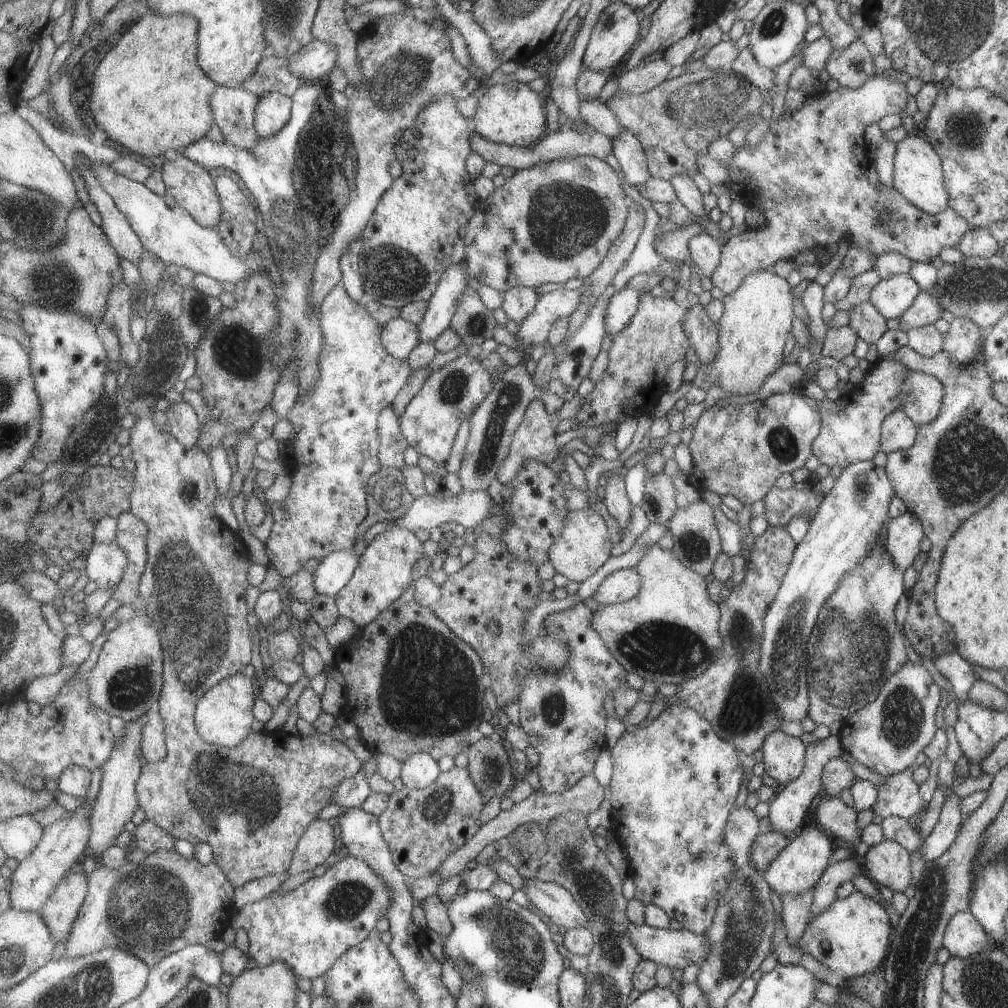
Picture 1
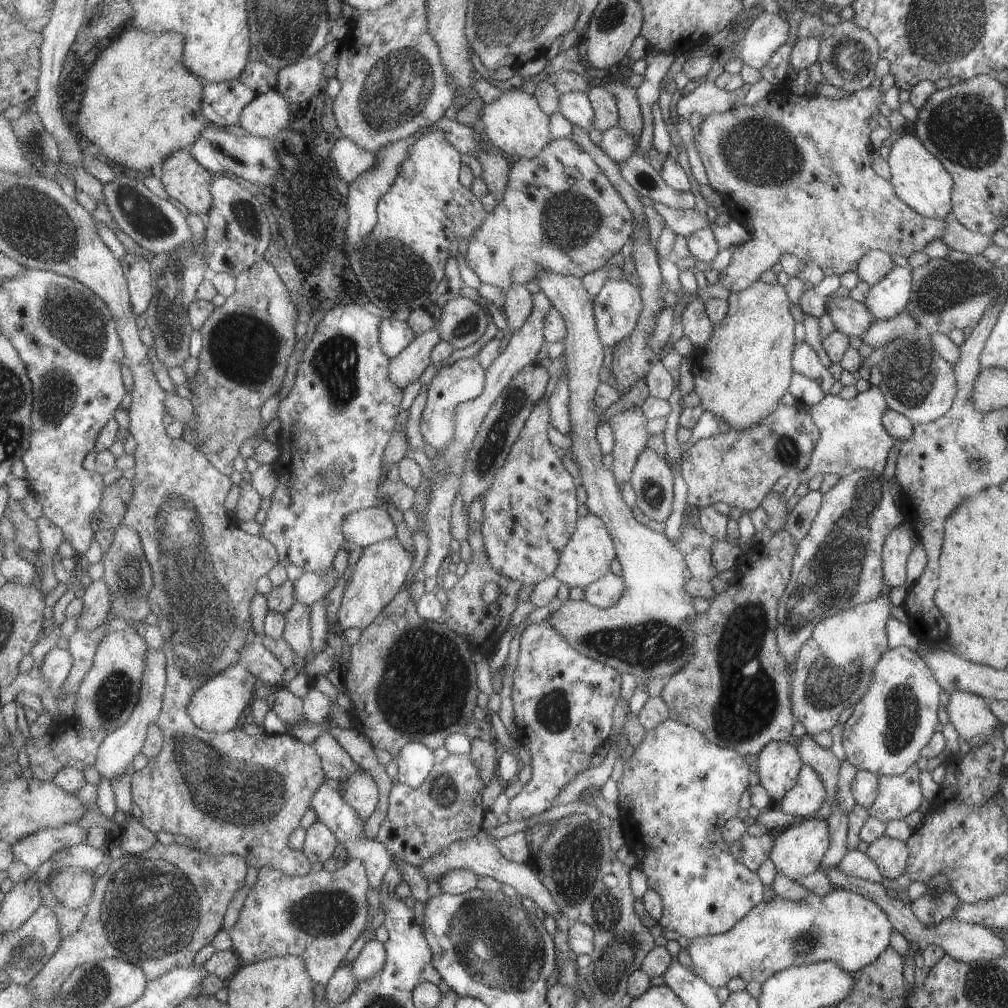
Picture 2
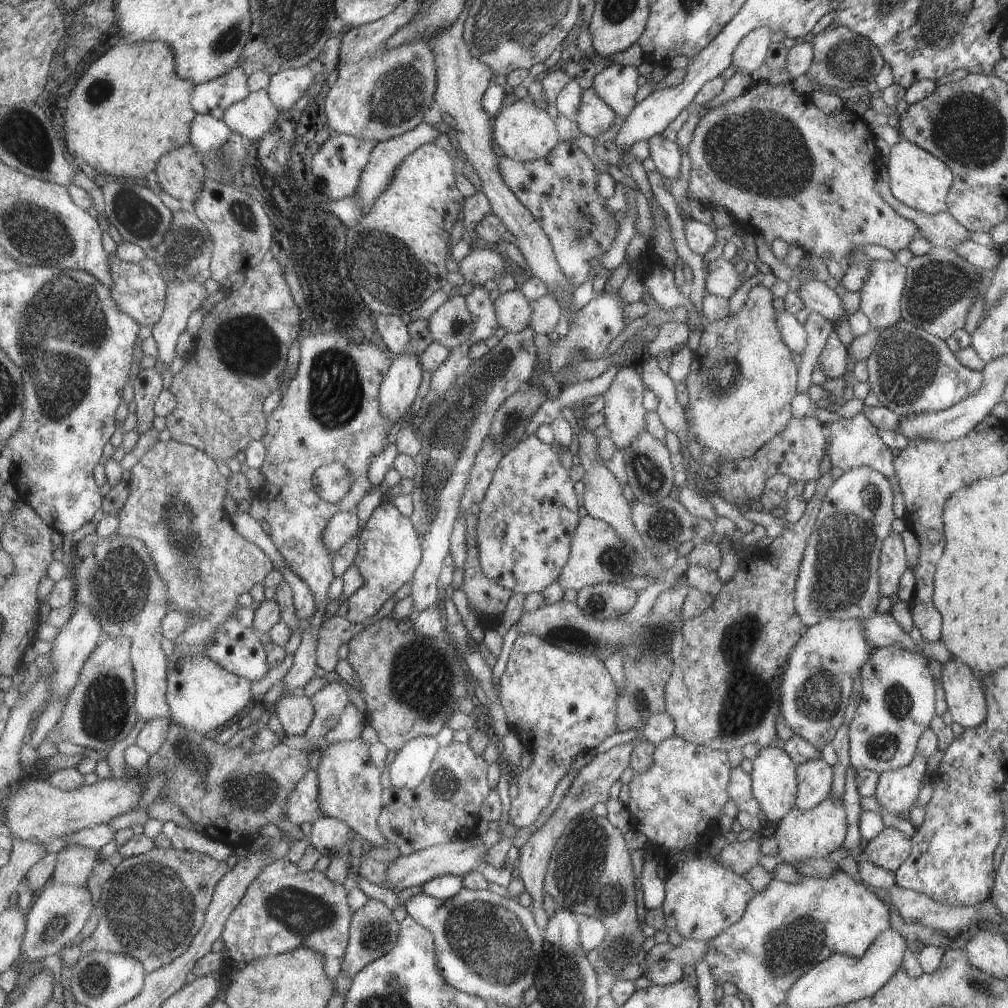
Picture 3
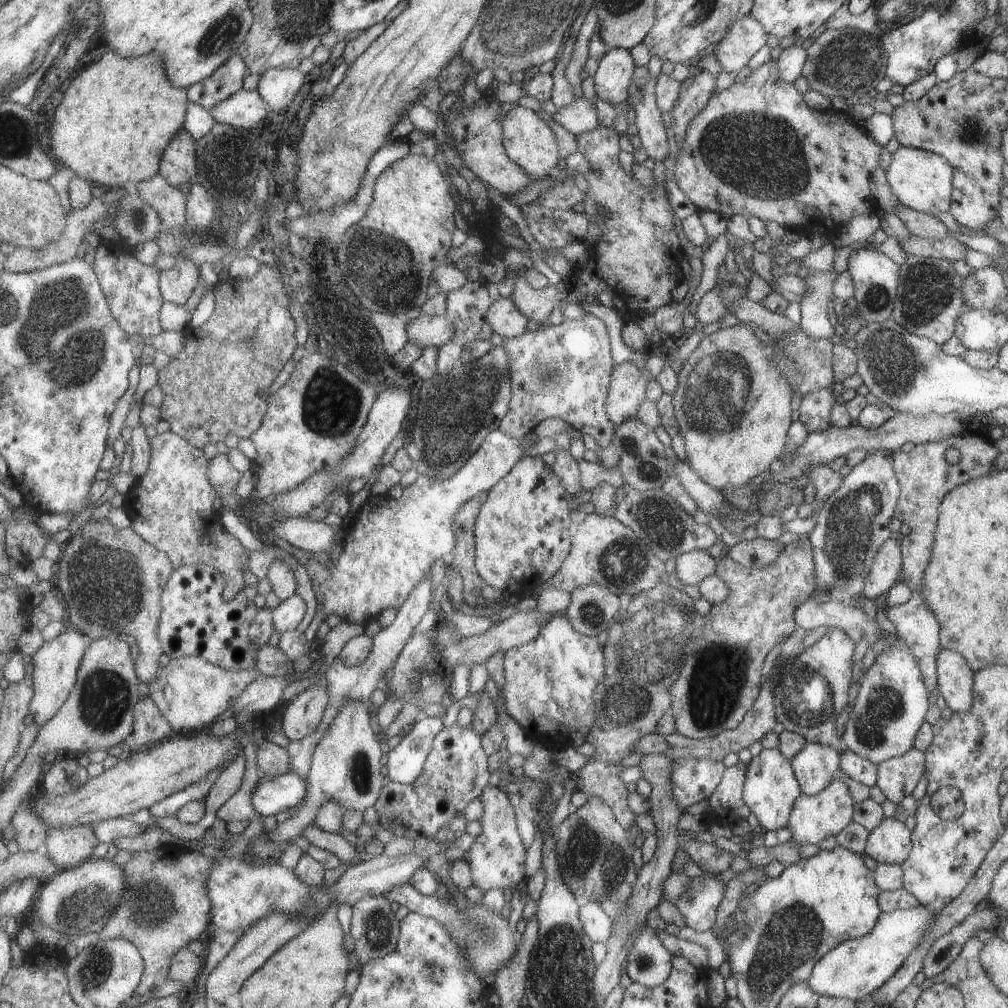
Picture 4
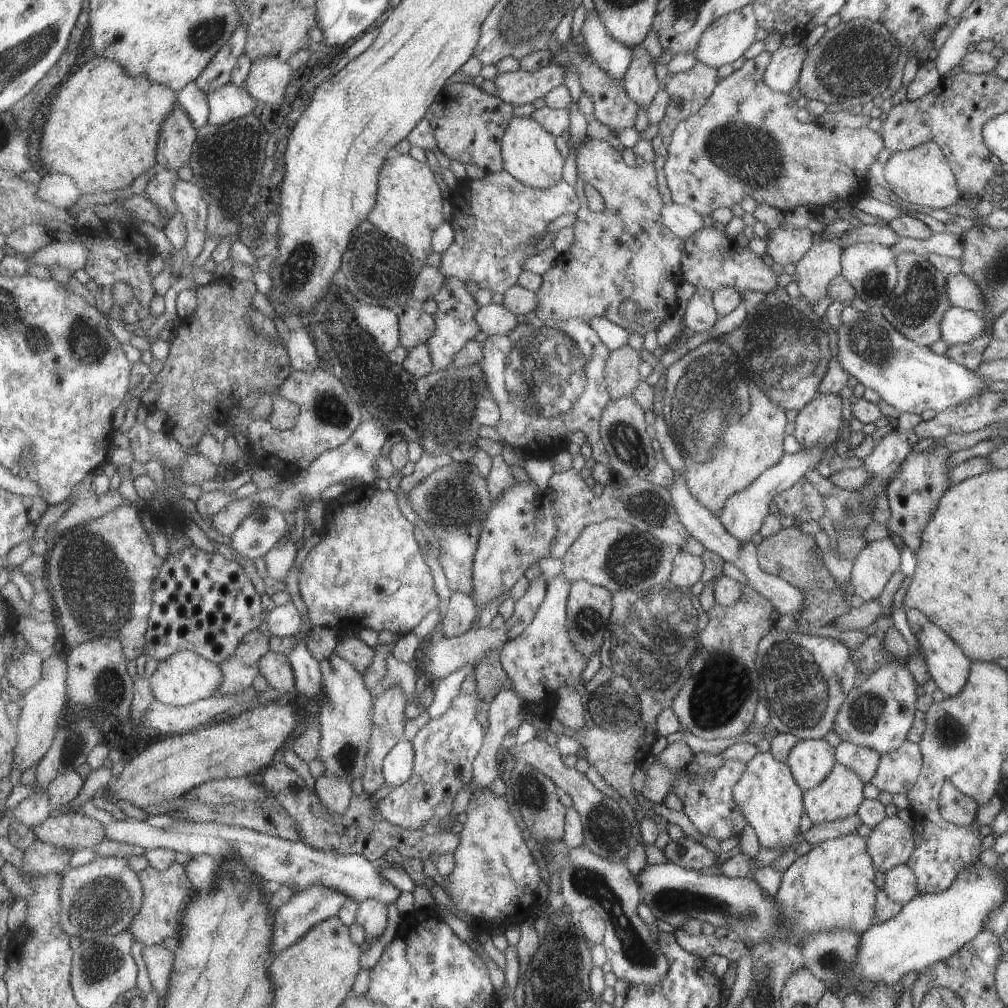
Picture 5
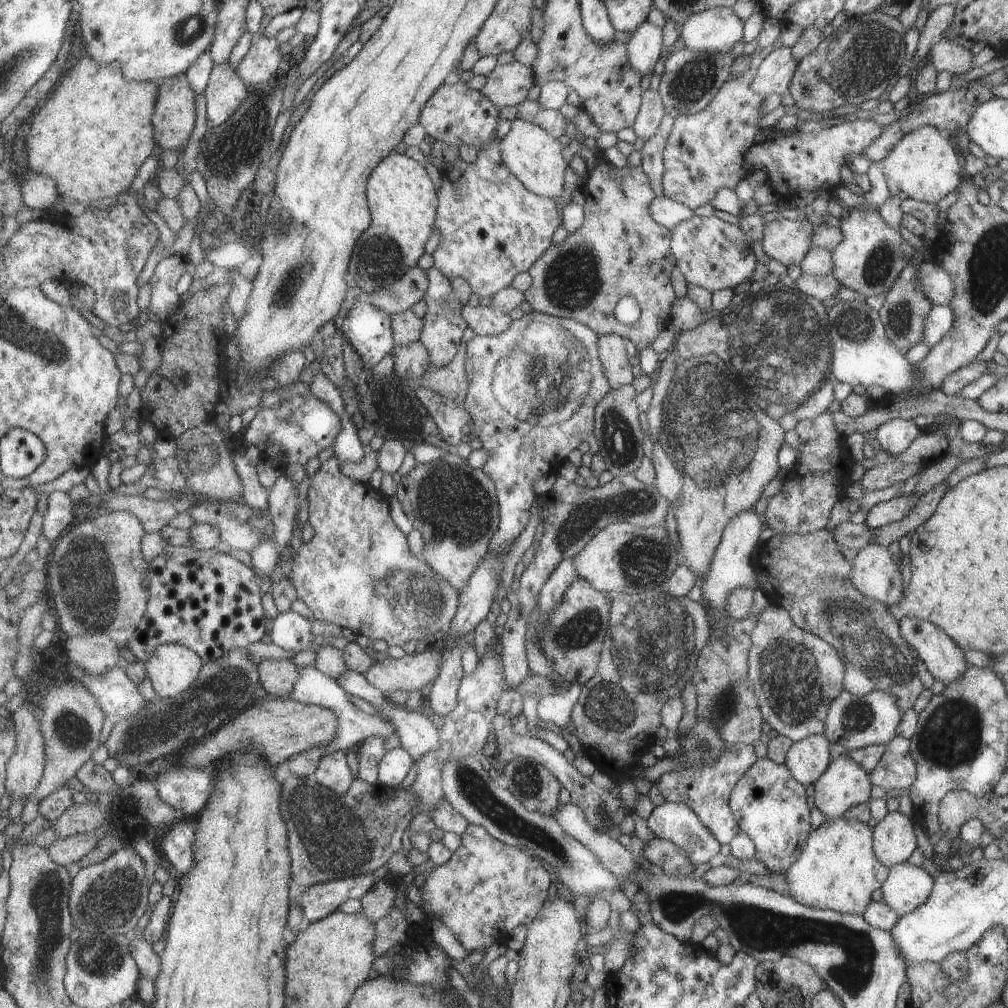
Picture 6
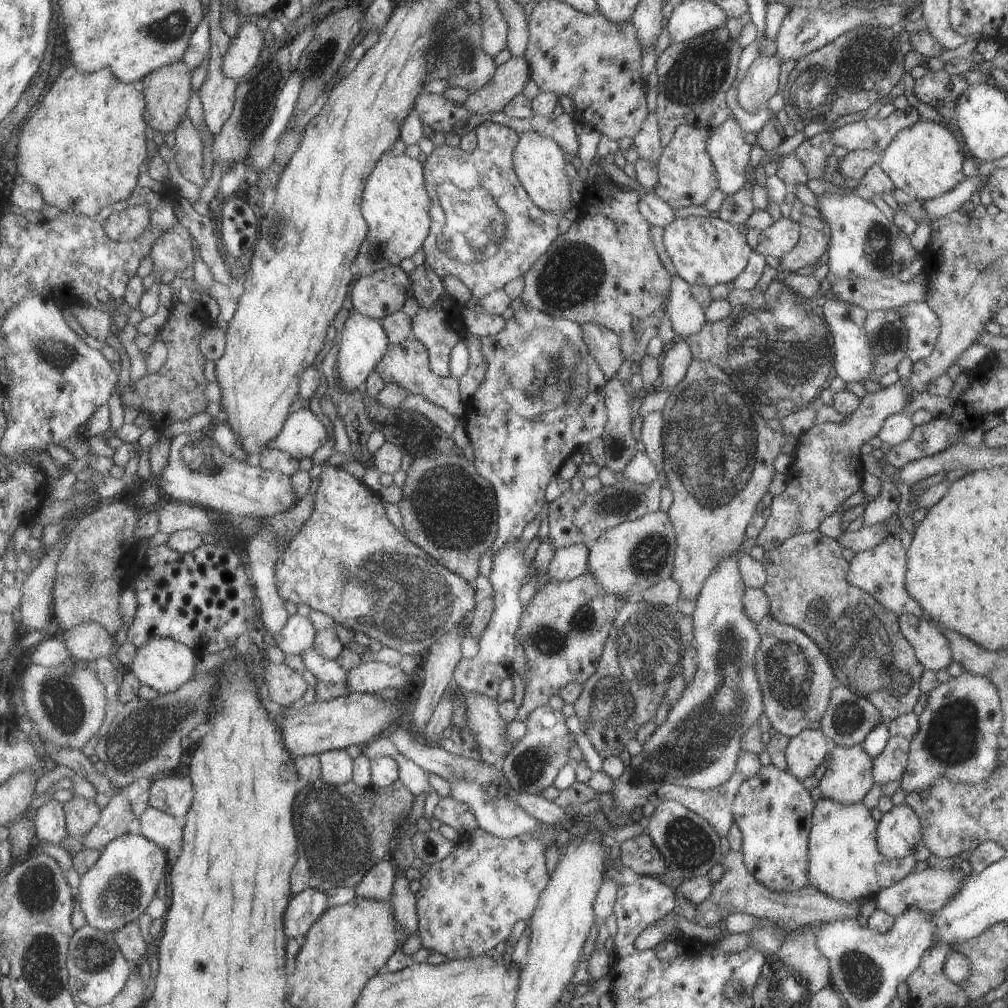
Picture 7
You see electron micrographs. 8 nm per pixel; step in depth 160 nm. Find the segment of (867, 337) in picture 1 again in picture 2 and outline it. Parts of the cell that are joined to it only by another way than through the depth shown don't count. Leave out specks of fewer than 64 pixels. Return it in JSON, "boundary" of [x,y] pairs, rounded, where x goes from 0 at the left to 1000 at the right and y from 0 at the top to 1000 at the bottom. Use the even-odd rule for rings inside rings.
{"boundary":[[[820,294],[817,300],[817,310],[824,314],[824,319],[830,328],[840,333],[852,333],[862,326],[868,317],[861,306],[842,295]]]}

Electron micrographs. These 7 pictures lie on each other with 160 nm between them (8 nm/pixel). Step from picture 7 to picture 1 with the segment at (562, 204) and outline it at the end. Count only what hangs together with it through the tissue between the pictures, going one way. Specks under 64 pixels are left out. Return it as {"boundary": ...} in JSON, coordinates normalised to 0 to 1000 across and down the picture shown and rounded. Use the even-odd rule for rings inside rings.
{"boundary":[[[501,79],[481,89],[470,115],[472,131],[479,137],[510,146],[525,146],[533,143],[544,131],[544,113],[540,93],[525,87],[525,83]]]}

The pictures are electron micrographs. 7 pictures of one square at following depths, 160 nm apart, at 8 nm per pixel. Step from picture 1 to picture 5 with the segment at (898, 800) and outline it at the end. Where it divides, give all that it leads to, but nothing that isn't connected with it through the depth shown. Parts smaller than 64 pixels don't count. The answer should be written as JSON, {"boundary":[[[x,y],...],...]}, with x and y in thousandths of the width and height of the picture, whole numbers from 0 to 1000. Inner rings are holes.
{"boundary":[[[898,732],[888,744],[873,749],[863,777],[874,786],[885,789],[899,787],[906,782],[914,762],[915,747],[912,738]]]}

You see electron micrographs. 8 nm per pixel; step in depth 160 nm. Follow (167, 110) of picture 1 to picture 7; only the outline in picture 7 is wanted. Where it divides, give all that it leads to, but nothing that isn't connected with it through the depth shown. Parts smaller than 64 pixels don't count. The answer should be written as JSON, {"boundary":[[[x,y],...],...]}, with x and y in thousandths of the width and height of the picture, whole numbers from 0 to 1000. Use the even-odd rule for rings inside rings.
{"boundary":[[[71,63],[49,87],[37,111],[23,125],[19,140],[19,171],[25,180],[41,188],[46,202],[60,206],[64,212],[91,215],[104,205],[129,197],[147,159],[145,103],[139,84],[118,79],[110,66],[85,72]]]}

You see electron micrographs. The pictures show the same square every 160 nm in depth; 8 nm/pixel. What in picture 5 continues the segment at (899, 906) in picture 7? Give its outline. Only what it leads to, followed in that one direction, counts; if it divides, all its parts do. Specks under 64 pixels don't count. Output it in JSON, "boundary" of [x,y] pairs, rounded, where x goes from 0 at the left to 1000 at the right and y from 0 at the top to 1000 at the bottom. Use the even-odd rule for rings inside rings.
{"boundary":[[[899,856],[878,864],[877,872],[875,883],[878,884],[880,891],[894,899],[911,887],[908,868]]]}

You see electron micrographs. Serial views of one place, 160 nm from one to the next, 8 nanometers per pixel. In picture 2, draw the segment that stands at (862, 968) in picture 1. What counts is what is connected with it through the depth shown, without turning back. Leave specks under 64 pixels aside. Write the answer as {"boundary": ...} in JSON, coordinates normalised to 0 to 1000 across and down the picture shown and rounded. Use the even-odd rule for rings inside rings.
{"boundary":[[[828,880],[816,889],[805,887],[792,894],[782,894],[771,888],[762,895],[755,894],[723,924],[685,933],[682,944],[692,969],[708,981],[719,978],[729,968],[739,975],[749,972],[756,977],[765,967],[777,961],[814,953],[828,953],[837,963],[846,966],[878,943],[884,920],[881,909],[867,894],[852,886]]]}

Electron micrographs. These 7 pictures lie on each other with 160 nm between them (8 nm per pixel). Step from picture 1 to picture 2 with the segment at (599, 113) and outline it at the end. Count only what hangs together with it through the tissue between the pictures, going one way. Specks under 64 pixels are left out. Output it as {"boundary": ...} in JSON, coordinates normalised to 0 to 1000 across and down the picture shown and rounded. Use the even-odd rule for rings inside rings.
{"boundary":[[[565,91],[556,94],[556,112],[568,125],[584,129],[590,119],[591,111],[581,91]]]}

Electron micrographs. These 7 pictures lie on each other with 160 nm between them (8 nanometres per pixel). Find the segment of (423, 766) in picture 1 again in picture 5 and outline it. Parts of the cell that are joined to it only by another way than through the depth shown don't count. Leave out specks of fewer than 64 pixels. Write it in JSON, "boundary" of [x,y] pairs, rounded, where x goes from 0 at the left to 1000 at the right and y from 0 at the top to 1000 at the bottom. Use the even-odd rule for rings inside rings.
{"boundary":[[[461,658],[455,665],[432,679],[431,693],[424,704],[426,706],[426,714],[434,712],[442,704],[445,704],[451,690],[457,687],[459,675],[465,669],[469,669],[471,664],[472,660],[469,658]],[[409,735],[395,736],[381,754],[380,768],[388,781],[402,778],[411,767],[413,755],[413,742]]]}

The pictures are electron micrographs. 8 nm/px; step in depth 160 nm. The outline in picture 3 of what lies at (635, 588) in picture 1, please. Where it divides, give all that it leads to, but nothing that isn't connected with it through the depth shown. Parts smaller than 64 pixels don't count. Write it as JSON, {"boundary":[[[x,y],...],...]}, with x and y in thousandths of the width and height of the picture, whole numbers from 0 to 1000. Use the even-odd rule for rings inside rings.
{"boundary":[[[594,578],[573,586],[570,597],[579,608],[599,616],[624,607],[632,599],[632,586],[617,578]]]}

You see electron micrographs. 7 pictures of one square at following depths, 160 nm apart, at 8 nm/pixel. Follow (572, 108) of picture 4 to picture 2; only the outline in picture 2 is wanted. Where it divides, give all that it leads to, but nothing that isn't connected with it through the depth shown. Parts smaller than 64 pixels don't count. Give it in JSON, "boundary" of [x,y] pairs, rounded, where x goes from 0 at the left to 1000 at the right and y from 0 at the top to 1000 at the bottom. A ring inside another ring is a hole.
{"boundary":[[[588,86],[582,92],[591,111],[586,127],[600,131],[614,124],[615,111],[612,96],[600,86]]]}

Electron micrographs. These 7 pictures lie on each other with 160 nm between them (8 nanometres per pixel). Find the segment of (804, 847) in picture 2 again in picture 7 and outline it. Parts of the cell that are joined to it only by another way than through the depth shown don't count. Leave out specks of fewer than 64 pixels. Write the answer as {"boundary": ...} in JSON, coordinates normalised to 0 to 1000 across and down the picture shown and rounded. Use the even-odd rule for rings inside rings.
{"boundary":[[[854,737],[828,739],[822,760],[811,781],[814,791],[839,799],[852,797],[866,780],[865,766],[866,752],[857,745]]]}

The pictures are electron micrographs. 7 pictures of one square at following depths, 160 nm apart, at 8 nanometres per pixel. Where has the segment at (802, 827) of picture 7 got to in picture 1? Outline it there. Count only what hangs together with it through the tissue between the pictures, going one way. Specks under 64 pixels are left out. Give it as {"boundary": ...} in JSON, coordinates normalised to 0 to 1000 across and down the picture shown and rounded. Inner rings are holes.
{"boundary":[[[765,725],[757,734],[755,743],[758,766],[777,780],[796,768],[797,736],[795,733]]]}

